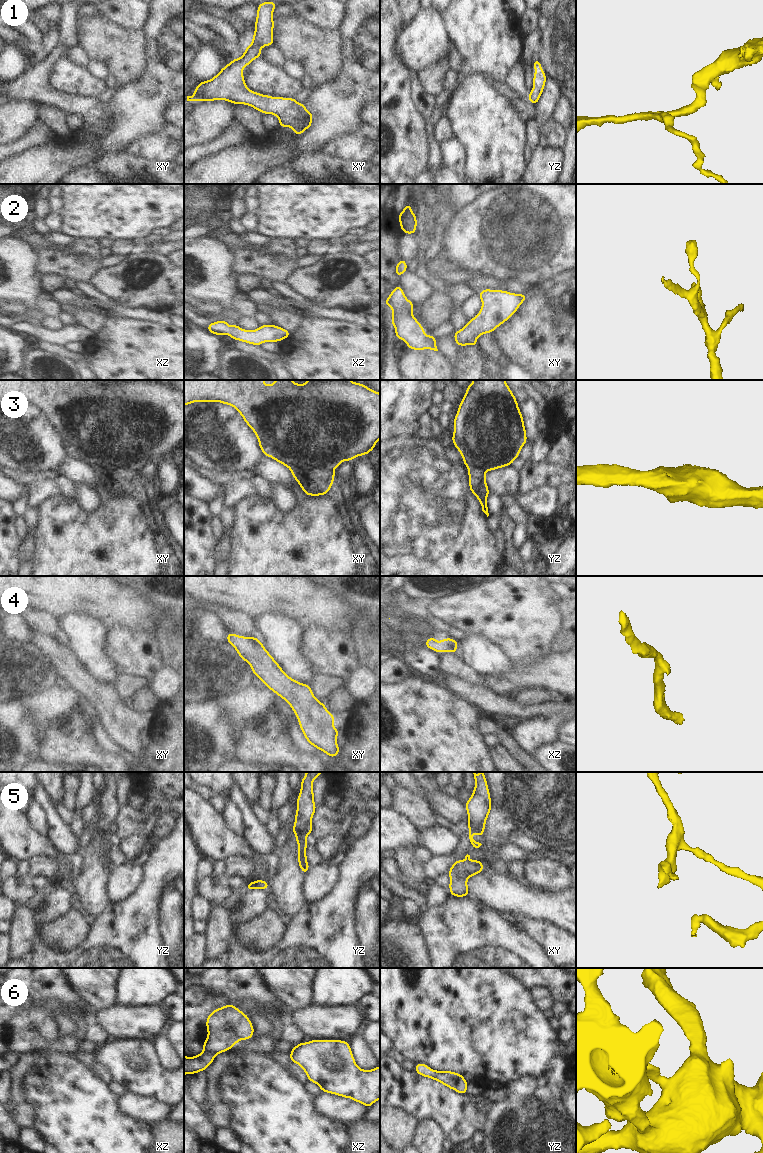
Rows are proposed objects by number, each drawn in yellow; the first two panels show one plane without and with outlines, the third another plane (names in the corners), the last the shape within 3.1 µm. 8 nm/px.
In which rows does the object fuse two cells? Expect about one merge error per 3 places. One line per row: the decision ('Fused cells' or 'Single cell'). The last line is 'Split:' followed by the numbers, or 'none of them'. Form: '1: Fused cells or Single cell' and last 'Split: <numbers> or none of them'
1: Single cell
2: Single cell
3: Single cell
4: Single cell
5: Fused cells
6: Single cell
Split: 5.

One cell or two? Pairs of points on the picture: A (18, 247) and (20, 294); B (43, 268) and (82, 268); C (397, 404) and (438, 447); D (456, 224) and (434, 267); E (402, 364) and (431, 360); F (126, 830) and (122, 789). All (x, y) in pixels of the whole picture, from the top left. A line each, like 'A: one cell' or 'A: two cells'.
A: one cell
B: one cell
C: two cells
D: two cells
E: one cell
F: two cells

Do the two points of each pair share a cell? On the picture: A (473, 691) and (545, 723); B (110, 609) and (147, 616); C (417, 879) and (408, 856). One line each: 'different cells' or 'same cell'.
A: different cells
B: same cell
C: same cell

